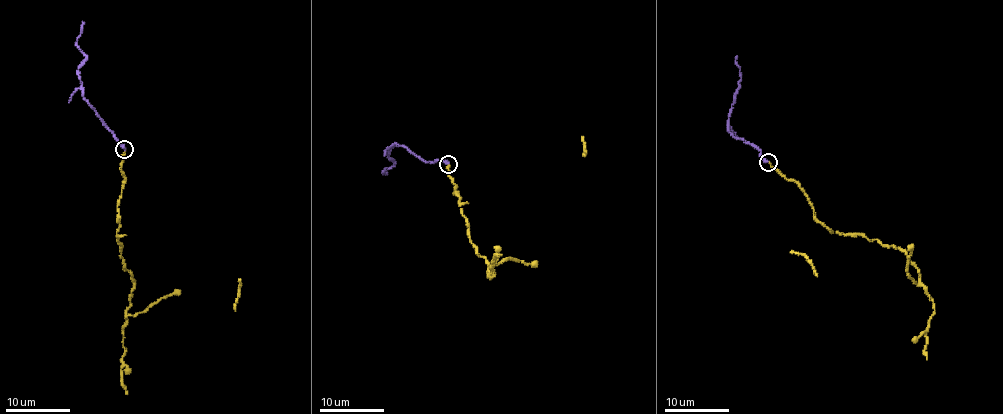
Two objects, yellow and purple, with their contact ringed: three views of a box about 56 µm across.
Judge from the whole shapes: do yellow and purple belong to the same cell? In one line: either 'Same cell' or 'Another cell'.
Same cell

